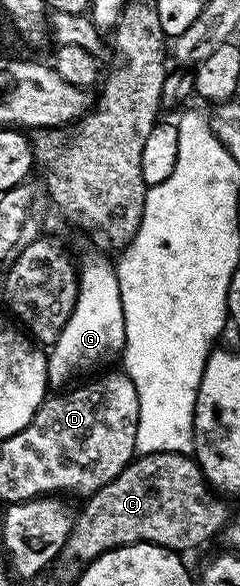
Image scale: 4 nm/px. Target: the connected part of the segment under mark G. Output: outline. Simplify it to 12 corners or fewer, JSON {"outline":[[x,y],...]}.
{"outline":[[113,259],[79,267],[76,307],[47,351],[48,384],[121,357],[126,328]]}

